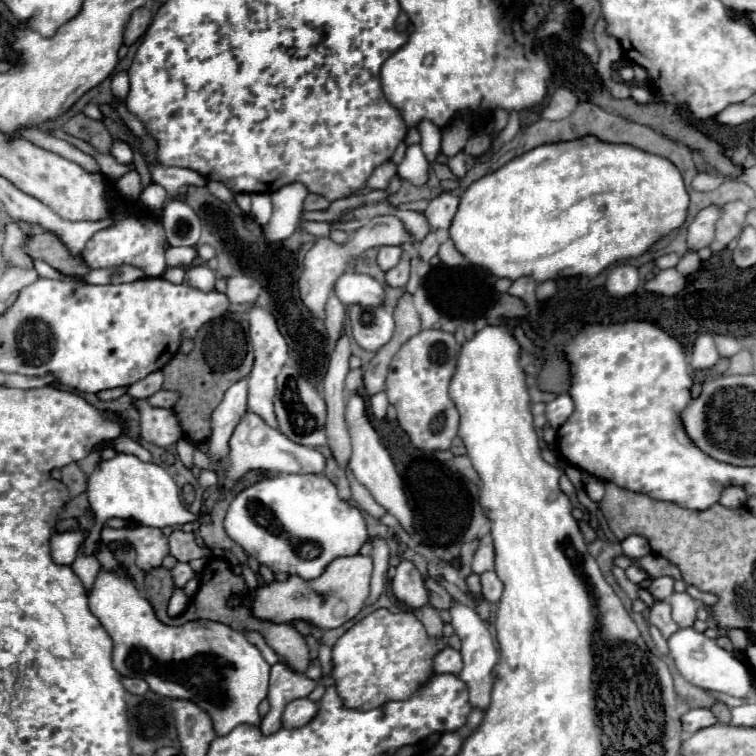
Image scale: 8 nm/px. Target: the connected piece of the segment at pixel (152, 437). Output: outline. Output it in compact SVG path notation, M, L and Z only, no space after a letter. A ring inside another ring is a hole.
M136 399L132 403L140 413L140 437L154 445L174 445L182 439L178 417L172 409L150 407L148 399Z

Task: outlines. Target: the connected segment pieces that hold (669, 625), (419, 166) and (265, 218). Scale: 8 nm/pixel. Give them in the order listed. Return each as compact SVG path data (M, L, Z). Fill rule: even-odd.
M664 601L654 603L654 607L650 609L650 625L658 627L664 637L670 637L678 629L678 625L672 619L668 603L664 603Z
M410 145L404 161L398 165L398 177L408 179L414 185L424 185L428 179L428 161L420 145Z
M253 193L252 196L252 211L250 215L262 225L266 227L266 223L270 221L272 215L272 200L269 193Z

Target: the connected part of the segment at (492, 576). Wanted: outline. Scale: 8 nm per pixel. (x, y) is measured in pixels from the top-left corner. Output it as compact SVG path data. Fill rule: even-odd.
M494 571L482 573L482 595L490 601L490 603L498 603L500 595L502 595L502 581L498 579L498 575Z

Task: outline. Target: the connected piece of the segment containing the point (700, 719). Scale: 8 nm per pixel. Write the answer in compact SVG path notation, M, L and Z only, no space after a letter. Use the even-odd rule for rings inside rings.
M690 709L680 717L680 721L682 721L682 729L686 733L694 733L698 729L716 725L716 717L712 715L710 709Z

